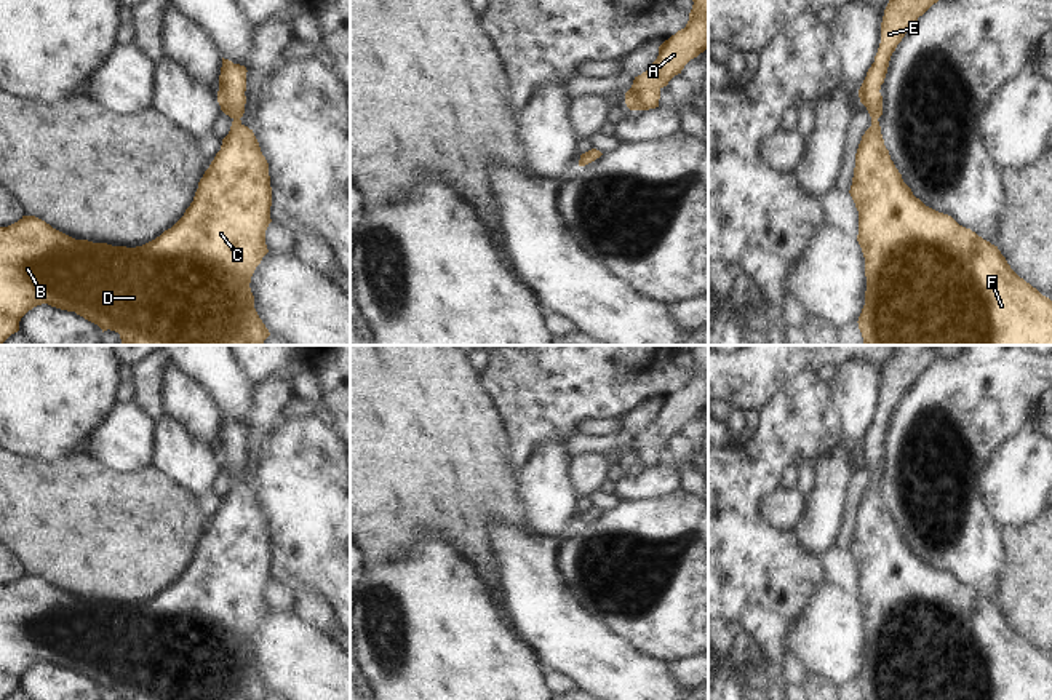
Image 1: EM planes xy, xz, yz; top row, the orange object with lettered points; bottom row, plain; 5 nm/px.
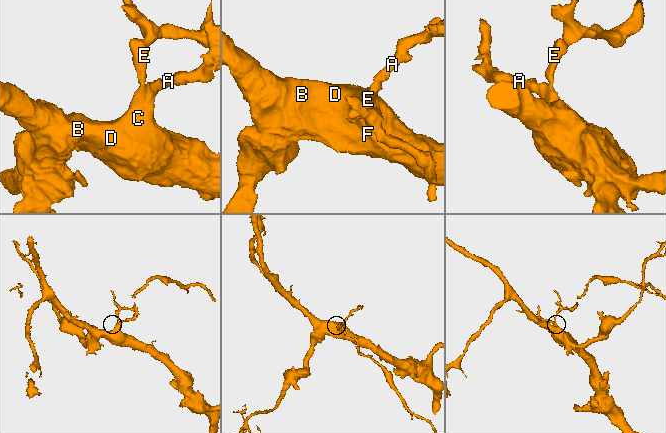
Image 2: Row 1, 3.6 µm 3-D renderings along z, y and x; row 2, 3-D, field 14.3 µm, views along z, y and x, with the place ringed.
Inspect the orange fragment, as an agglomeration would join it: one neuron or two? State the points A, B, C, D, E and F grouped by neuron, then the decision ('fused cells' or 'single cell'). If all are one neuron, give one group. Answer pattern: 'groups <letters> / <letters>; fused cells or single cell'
groups A B C D E F; single cell

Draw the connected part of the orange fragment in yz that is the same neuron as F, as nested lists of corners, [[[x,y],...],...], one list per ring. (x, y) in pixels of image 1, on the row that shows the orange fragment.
[[[889,0],[883,22],[881,22],[881,43],[875,56],[875,62],[867,72],[867,77],[859,89],[860,102],[867,107],[871,117],[871,126],[862,136],[855,153],[855,168],[851,185],[851,197],[859,211],[859,235],[857,241],[862,248],[865,257],[865,276],[867,276],[867,291],[865,291],[865,305],[859,316],[859,329],[863,337],[865,345],[1052,345],[1052,300],[1042,296],[1036,288],[1020,278],[1007,264],[1006,257],[1001,254],[998,246],[978,237],[970,229],[959,225],[951,216],[938,213],[926,206],[919,198],[916,198],[911,189],[903,182],[902,174],[891,160],[889,150],[884,145],[881,134],[881,126],[878,118],[883,115],[883,96],[879,93],[881,85],[884,83],[889,61],[897,45],[902,42],[905,34],[915,26],[919,16],[922,16],[934,3],[938,0]]]

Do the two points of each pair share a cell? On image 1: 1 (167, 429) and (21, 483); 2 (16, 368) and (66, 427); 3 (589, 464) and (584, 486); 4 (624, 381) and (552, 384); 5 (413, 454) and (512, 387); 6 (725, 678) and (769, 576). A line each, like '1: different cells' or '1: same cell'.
1: different cells
2: same cell
3: same cell
4: same cell
5: different cells
6: same cell

